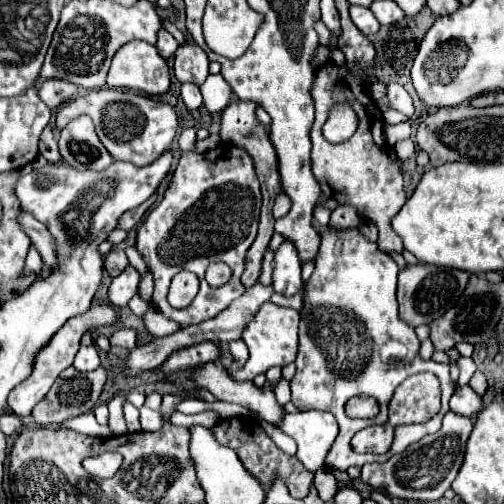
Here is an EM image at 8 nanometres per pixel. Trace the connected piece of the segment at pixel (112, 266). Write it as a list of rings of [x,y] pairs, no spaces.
[[[113,248],[105,258],[105,270],[111,276],[119,276],[127,266],[129,266],[129,262],[127,262],[127,256],[121,248]]]

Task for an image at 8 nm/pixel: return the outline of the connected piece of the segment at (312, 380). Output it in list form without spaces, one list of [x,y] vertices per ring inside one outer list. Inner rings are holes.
[[[317,226],[321,234],[321,248],[315,258],[315,272],[305,282],[303,308],[299,322],[299,354],[297,372],[291,380],[291,402],[297,410],[323,410],[337,418],[339,434],[325,456],[325,466],[335,470],[347,470],[351,466],[363,466],[367,462],[385,462],[391,456],[403,452],[409,444],[433,434],[441,428],[443,416],[449,412],[449,398],[455,392],[455,384],[449,378],[449,366],[423,360],[419,356],[419,338],[415,328],[399,318],[397,308],[397,264],[389,254],[383,254],[377,244],[369,242],[359,230],[329,232],[329,226]],[[417,372],[433,372],[441,380],[443,408],[425,424],[405,424],[395,428],[395,440],[387,454],[355,454],[351,450],[351,438],[373,424],[387,422],[387,406],[395,388]],[[353,396],[371,396],[379,402],[379,414],[369,420],[349,418],[345,414],[345,402]]]

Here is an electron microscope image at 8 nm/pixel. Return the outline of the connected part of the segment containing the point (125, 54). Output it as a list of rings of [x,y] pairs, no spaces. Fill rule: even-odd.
[[[141,40],[125,44],[113,56],[107,86],[129,88],[149,96],[161,96],[171,86],[171,72],[167,60],[159,56],[153,44]]]

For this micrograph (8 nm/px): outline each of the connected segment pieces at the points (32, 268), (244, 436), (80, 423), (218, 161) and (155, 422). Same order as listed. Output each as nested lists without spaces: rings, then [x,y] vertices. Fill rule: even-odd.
[[[35,246],[29,248],[29,256],[27,256],[27,264],[25,264],[25,270],[31,274],[35,274],[35,280],[41,278],[41,270],[43,270],[43,264],[41,264],[41,256],[39,252],[35,250]]]
[[[237,416],[237,418],[225,418],[225,420],[219,420],[211,432],[215,434],[217,442],[225,444],[225,446],[231,446],[241,464],[245,466],[245,470],[255,476],[265,488],[269,488],[269,484],[273,484],[275,478],[283,480],[285,486],[289,488],[289,492],[297,499],[303,499],[309,492],[309,486],[313,484],[313,472],[309,472],[295,456],[289,456],[285,452],[281,452],[275,442],[265,434],[265,430],[261,428],[261,424],[253,418],[253,416]]]
[[[93,414],[70,418],[61,424],[61,429],[71,429],[86,435],[109,438],[113,435],[110,428],[97,423]]]
[[[219,144],[205,154],[183,154],[179,158],[163,200],[147,212],[145,220],[137,228],[135,244],[155,280],[153,302],[167,318],[175,320],[183,328],[199,324],[223,312],[245,292],[245,286],[239,278],[245,268],[245,254],[257,236],[259,202],[259,180],[245,150]],[[217,260],[225,262],[233,274],[227,284],[213,290],[203,286],[203,274],[207,266]],[[179,270],[195,272],[201,280],[199,294],[185,310],[175,310],[167,302],[169,282]]]
[[[141,408],[141,428],[145,432],[153,432],[153,430],[159,430],[161,428],[161,414],[155,412],[155,410],[149,410],[149,408]]]

